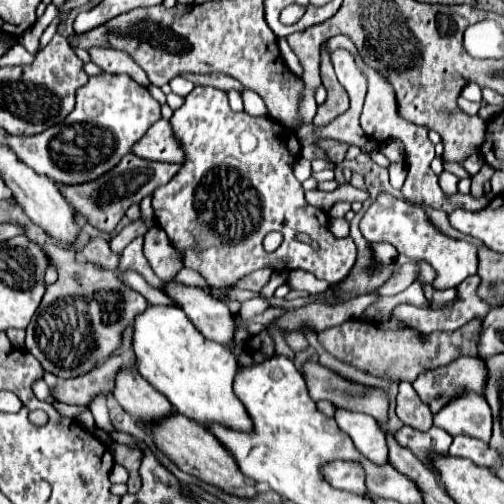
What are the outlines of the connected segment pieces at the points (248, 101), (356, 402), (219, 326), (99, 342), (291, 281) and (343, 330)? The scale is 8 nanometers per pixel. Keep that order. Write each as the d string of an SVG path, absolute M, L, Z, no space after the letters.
M243 91L243 101L245 101L245 111L249 113L249 115L255 115L255 117L259 117L259 115L267 115L269 111L267 111L267 107L265 107L265 103L263 103L263 99L255 93L255 91Z
M319 363L305 365L305 381L315 401L327 399L335 403L335 407L361 411L383 423L387 421L387 395L381 391L349 383Z
M173 279L165 281L165 291L177 305L185 311L185 315L197 325L205 339L217 341L223 347L229 347L235 335L235 321L225 303L207 295L197 287L185 287L175 283Z
M143 237L133 239L125 247L117 269L103 269L97 263L77 263L67 249L55 243L45 243L43 247L49 251L49 263L57 267L59 279L55 285L47 287L39 309L27 327L25 347L41 361L45 371L59 379L71 379L89 373L99 361L117 351L123 343L123 331L149 305L143 295L131 287L125 287L121 273L137 271L149 281L151 287L159 291L163 291L163 285L161 279L151 271L141 251Z
M291 271L285 285L289 285L293 291L307 291L307 293L321 293L329 287L329 283L319 281L315 275L309 275L307 271Z
M349 319L337 327L319 333L319 343L335 359L353 365L359 371L367 371L375 377L389 379L393 383L409 381L413 383L417 375L443 367L461 355L477 355L477 337L481 321L471 319L465 327L457 331L435 331L431 335L419 335L417 329L379 329L375 321L369 319Z

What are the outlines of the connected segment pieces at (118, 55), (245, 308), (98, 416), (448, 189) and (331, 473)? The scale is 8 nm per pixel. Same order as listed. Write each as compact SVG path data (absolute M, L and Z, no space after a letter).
M91 47L87 49L91 55L91 61L99 65L105 73L127 73L133 77L139 85L149 87L149 79L145 71L135 63L131 55L127 55L121 49L111 49L111 47Z
M250 299L241 302L241 309L238 313L238 317L243 320L249 320L257 314L260 314L270 308L271 305L262 299Z
M99 397L99 399L91 401L89 409L91 409L93 417L95 417L95 423L97 423L99 427L103 427L103 429L105 429L107 433L111 433L111 431L113 431L113 427L111 427L111 421L109 421L109 409L107 409L107 397Z
M443 171L439 175L439 187L443 189L443 193L447 197L453 197L457 193L457 183L459 183L459 179L453 173L449 173L449 171Z
M345 461L329 463L329 467L325 467L325 477L337 489L345 489L345 491L353 491L353 493L367 493L365 491L365 473L359 463L345 463Z

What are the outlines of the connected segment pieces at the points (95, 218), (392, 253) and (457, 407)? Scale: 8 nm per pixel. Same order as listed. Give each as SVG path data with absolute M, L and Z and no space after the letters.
M125 155L119 165L115 165L111 171L103 173L101 177L87 181L87 183L77 183L77 185L61 185L57 183L61 195L65 201L81 215L85 215L87 223L99 229L101 233L113 233L125 211L141 203L145 197L149 197L157 187L165 185L169 179L177 175L177 165L167 165L167 163L155 163L155 161L143 161L135 155Z
M375 243L375 245L373 245L373 253L375 253L375 257L377 257L383 265L393 263L393 259L397 257L397 251L393 249L393 245L385 245L385 243Z
M459 395L449 407L445 407L441 413L437 413L433 417L433 425L445 429L449 435L469 435L481 441L489 441L491 439L491 411L489 405L483 397L479 395Z

